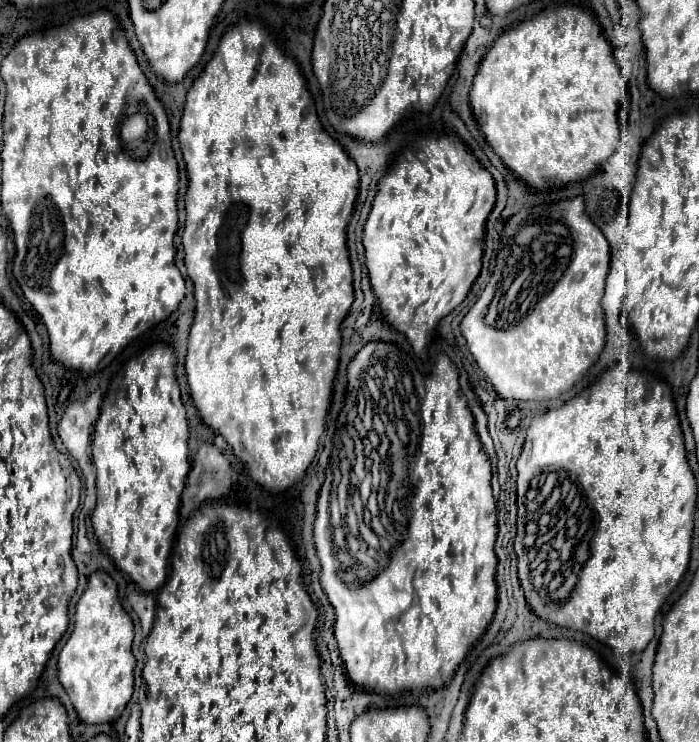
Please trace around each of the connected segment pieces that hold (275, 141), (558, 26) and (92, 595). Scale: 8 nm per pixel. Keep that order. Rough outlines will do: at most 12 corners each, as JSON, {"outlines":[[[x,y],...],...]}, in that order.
{"outlines":[[[259,21],[181,117],[185,373],[269,493],[315,459],[359,173]],[[595,17],[505,31],[469,101],[540,191],[601,169],[625,81]],[[93,573],[59,681],[79,719],[129,703],[133,623],[117,583]]]}

